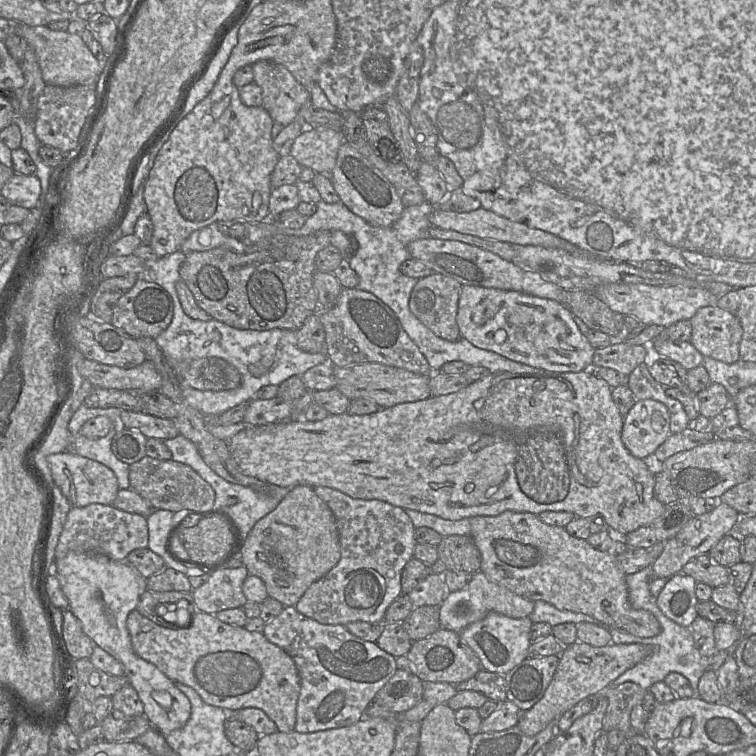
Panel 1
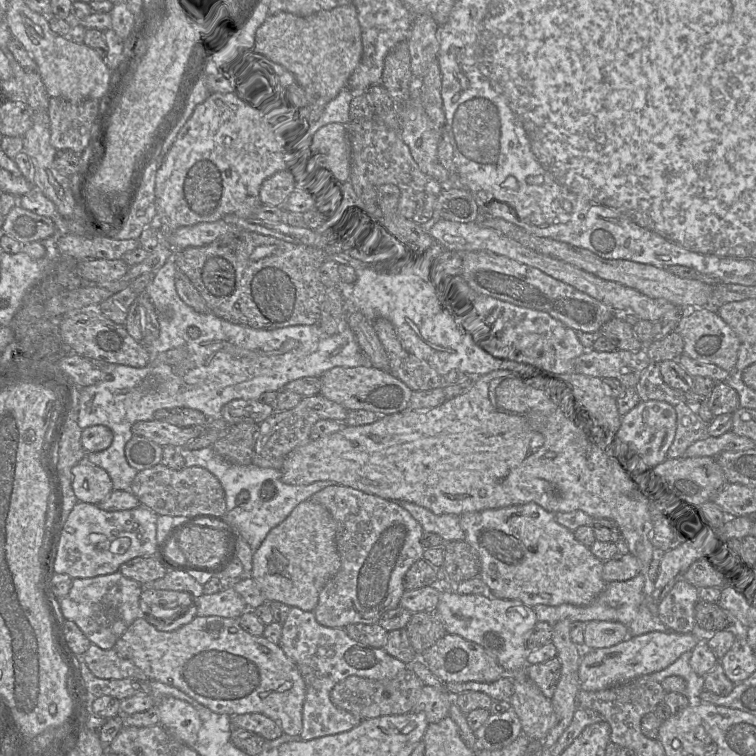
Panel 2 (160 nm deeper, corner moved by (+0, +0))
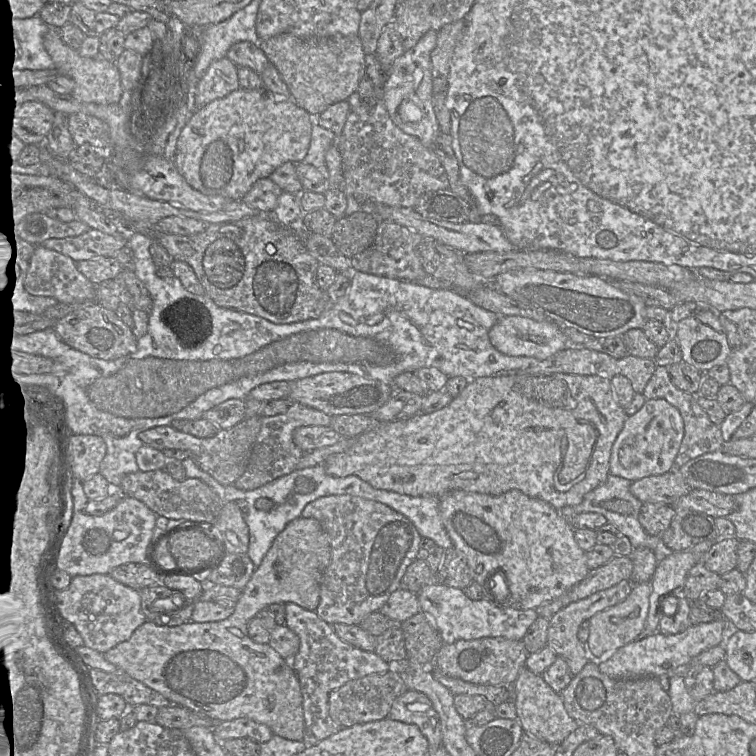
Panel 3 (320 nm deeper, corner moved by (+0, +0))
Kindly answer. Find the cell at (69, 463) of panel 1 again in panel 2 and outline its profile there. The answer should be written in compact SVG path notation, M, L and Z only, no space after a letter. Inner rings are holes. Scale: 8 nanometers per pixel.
M86 459L72 468L72 487L79 502L95 505L113 491L113 483L107 471Z

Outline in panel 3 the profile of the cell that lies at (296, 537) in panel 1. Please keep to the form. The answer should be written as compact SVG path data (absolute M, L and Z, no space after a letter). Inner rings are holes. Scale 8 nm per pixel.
M300 516L289 522L274 539L227 619L204 623L188 621L179 626L157 625L146 621L134 631L129 640L104 653L104 658L173 704L188 708L213 723L248 718L265 724L274 735L303 741L305 720L298 676L290 660L284 659L270 644L260 644L251 639L248 624L260 611L275 603L295 603L306 610L316 611L320 603L322 578L330 559L330 541L319 521Z

